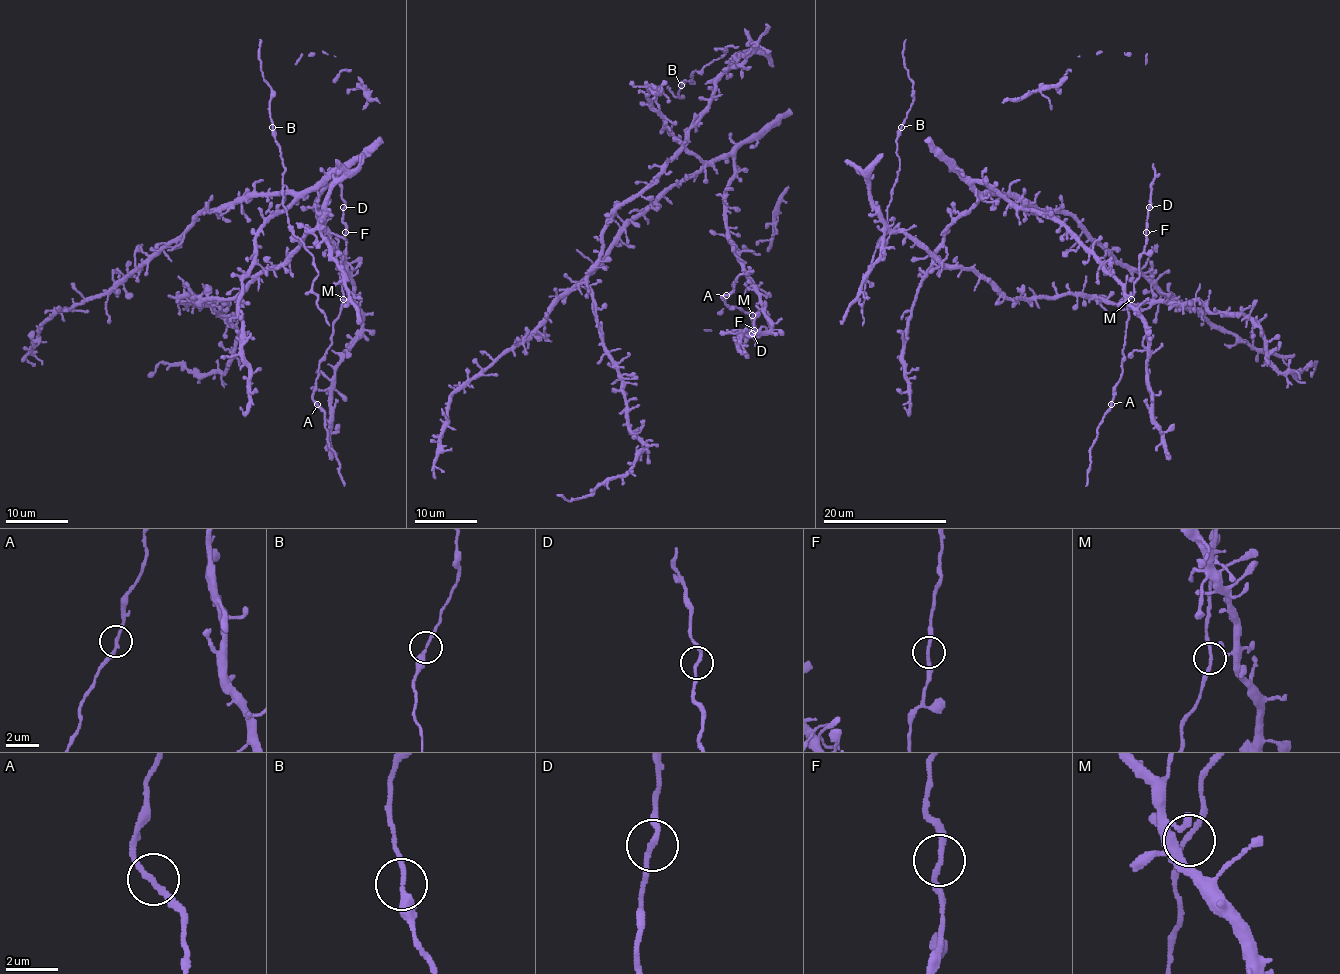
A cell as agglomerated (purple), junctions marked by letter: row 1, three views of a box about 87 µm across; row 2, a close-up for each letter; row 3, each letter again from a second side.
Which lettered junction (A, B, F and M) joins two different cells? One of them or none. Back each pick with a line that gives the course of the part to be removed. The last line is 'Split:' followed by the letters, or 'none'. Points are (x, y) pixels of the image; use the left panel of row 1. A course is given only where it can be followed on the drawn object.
Split: none

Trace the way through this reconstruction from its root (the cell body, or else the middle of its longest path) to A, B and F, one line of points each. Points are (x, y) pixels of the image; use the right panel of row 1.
A: (945, 232), (977, 201), (973, 181), (982, 181), (1016, 207), (1055, 216), (1094, 255), (1129, 299), (1111, 404)
B: (945, 232), (934, 258), (940, 272), (945, 268), (901, 232), (887, 229), (873, 252), (887, 230), (901, 126)
F: (945, 232), (977, 201), (973, 181), (987, 182), (1016, 207), (1055, 216), (1129, 299), (1146, 232)

